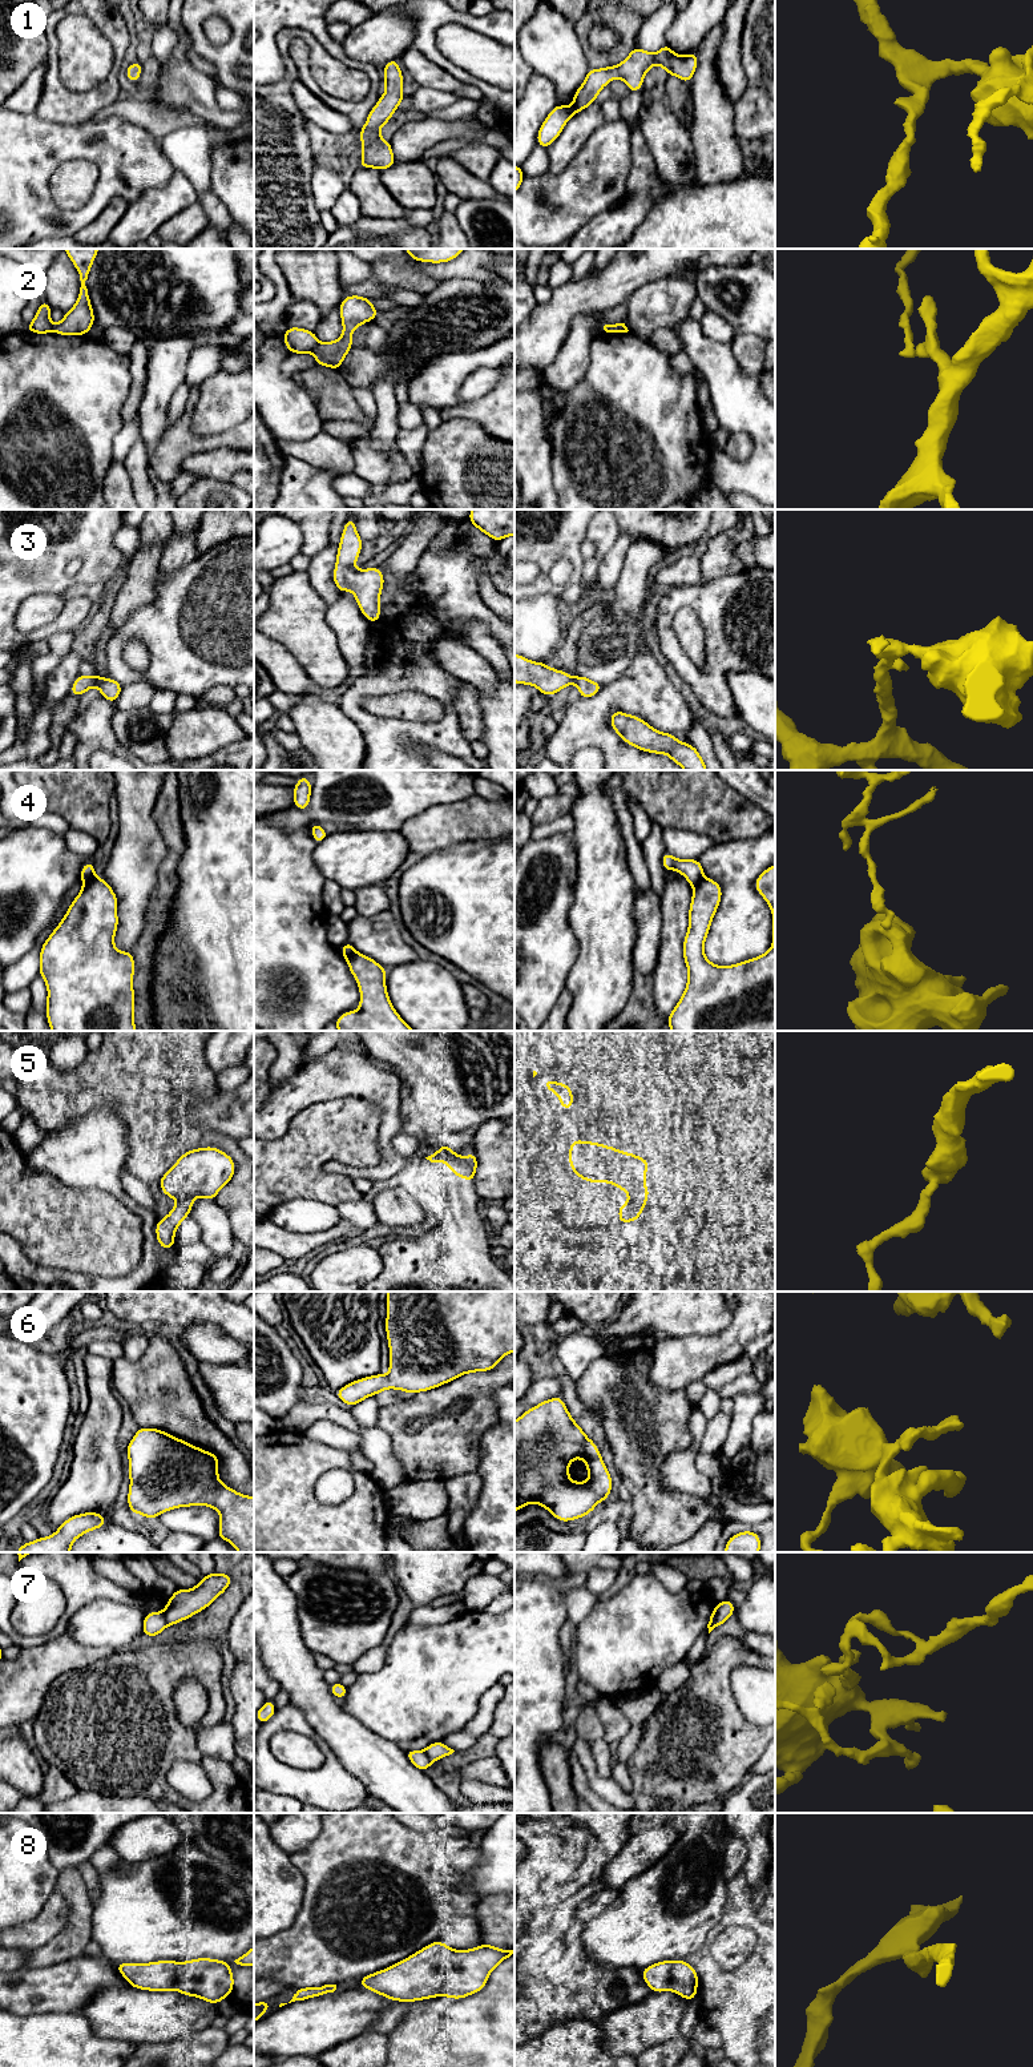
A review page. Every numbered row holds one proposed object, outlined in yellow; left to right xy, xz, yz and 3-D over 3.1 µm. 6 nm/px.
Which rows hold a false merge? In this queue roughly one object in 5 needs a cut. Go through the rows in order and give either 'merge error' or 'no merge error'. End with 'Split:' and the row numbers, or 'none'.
1: no merge error
2: merge error
3: no merge error
4: merge error
5: merge error
6: no merge error
7: merge error
8: no merge error
Split: 2, 4, 5, 7

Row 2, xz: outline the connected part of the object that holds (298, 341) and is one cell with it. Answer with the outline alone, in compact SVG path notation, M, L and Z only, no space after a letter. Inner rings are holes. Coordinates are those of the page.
M287 327L283 341L288 351L292 354L311 352L319 343L314 331L299 327Z

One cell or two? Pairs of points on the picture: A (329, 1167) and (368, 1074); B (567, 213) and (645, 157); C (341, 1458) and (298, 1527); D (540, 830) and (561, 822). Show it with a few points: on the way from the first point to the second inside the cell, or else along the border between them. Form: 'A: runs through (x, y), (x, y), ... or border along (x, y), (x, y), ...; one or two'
A: runs through (364, 1172), (375, 1172), (386, 1161), (388, 1109); one
B: border along (629, 136), (632, 164), (626, 189), (621, 194); two
C: runs through (319, 1465), (298, 1486), (298, 1506); one
D: runs through (545, 830), (556, 826); one

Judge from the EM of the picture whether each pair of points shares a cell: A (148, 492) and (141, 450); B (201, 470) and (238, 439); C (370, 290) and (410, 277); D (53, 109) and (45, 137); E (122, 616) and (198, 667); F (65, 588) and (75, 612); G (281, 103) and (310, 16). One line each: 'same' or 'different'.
A: same
B: different
C: same
D: different
E: different
F: same
G: different

